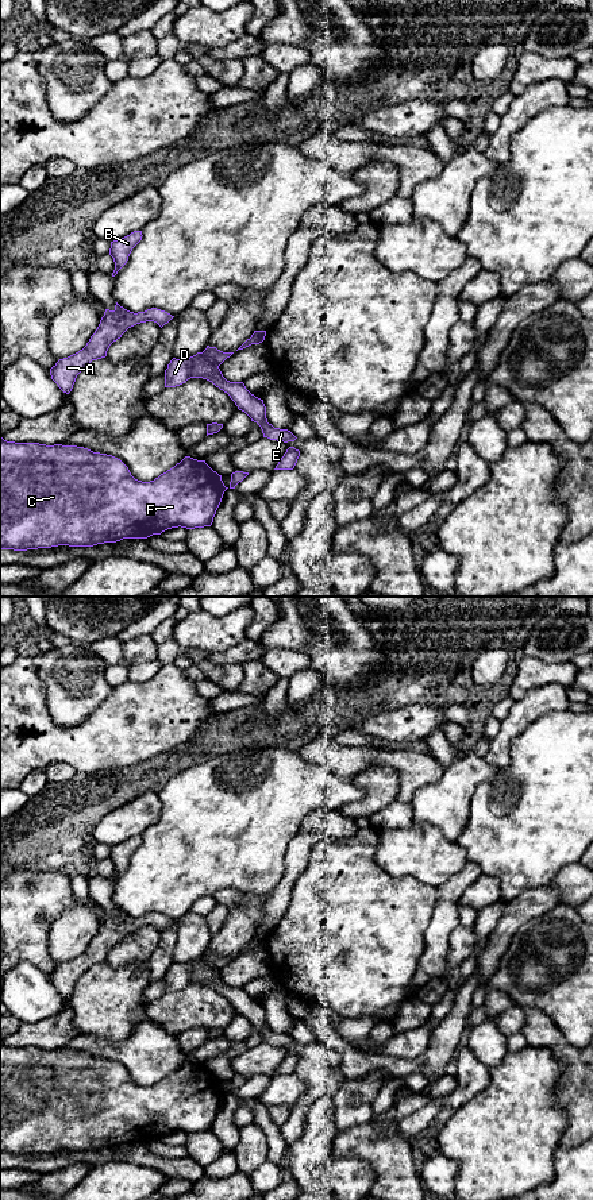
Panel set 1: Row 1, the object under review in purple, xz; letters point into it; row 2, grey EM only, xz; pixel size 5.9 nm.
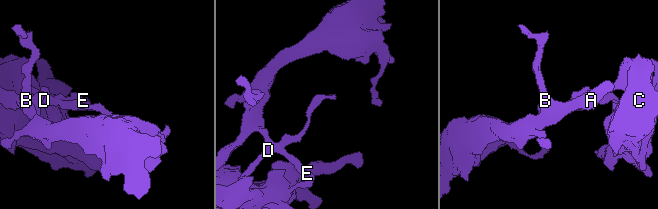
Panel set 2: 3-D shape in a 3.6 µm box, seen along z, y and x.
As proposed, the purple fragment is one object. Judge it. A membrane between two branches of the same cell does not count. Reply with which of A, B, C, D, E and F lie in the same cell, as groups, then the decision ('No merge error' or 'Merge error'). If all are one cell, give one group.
Groups: A B E / C D F. Merge error

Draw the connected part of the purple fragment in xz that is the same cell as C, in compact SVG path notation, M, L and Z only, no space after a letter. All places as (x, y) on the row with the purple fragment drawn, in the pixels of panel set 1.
M0 436L0 549L93 547L123 539L147 539L178 526L186 529L211 526L227 489L222 475L205 460L190 456L185 456L154 481L142 482L112 455L77 445L7 441Z

